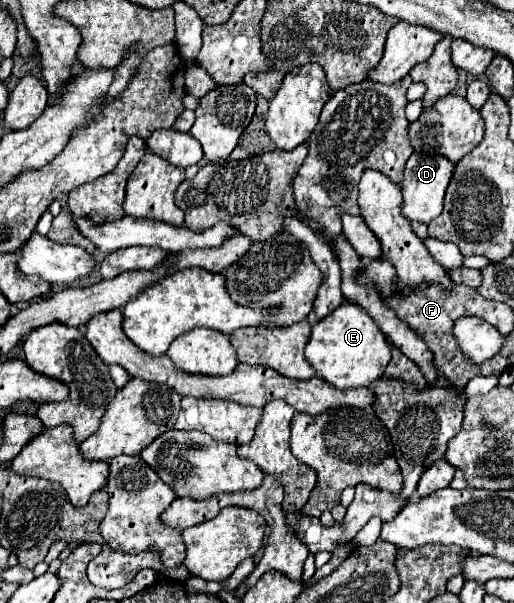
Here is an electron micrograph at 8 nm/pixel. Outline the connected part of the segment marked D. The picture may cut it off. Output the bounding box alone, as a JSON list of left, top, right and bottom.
[402,153,454,223]

